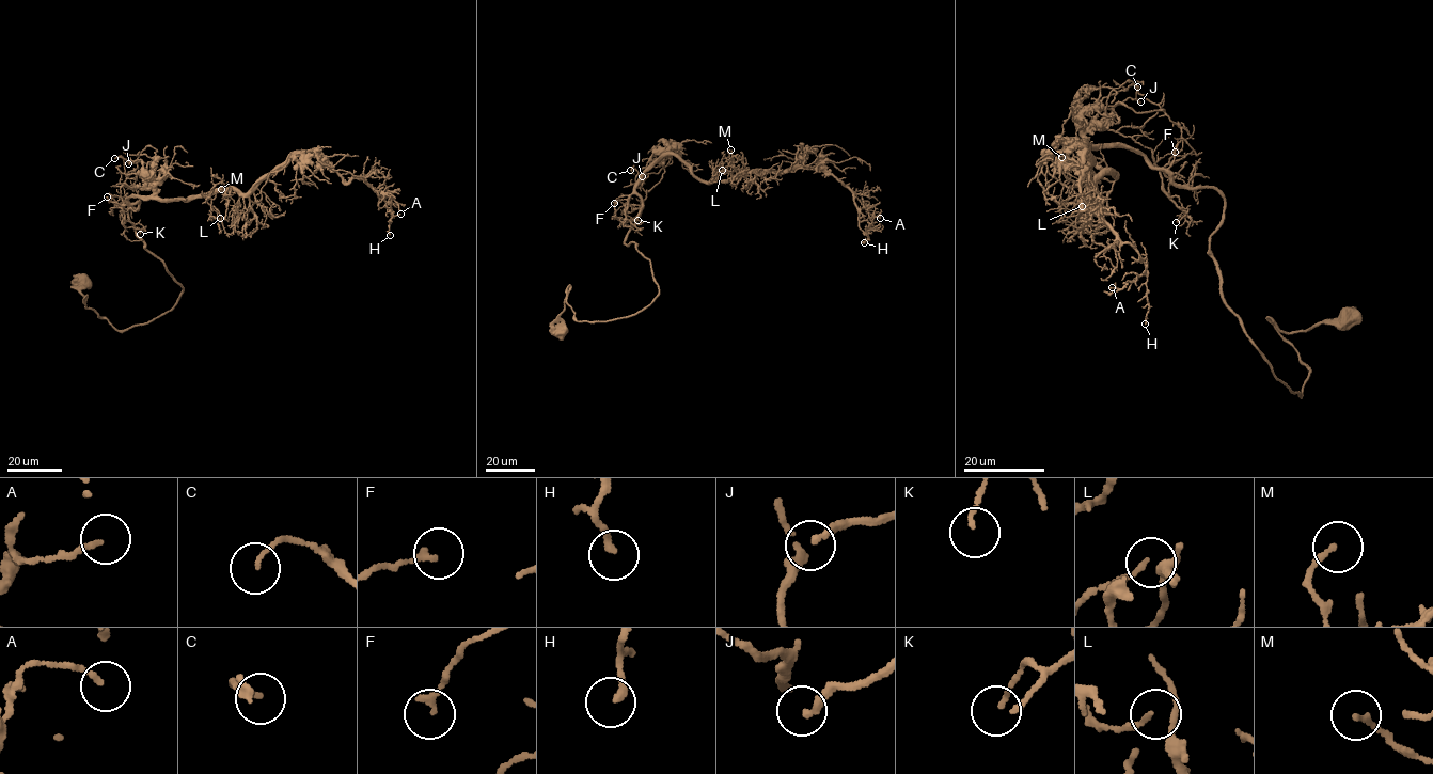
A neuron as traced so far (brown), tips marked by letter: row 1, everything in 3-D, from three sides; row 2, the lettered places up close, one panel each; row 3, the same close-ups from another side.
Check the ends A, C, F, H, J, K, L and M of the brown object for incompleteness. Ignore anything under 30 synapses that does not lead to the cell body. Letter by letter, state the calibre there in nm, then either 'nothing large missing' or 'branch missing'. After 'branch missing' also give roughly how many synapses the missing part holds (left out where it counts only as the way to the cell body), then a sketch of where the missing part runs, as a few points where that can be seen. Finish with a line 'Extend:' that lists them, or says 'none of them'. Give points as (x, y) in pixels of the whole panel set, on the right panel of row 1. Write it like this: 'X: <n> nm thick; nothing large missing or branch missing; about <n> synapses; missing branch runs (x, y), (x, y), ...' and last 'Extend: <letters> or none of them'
A: 130 nm thick; nothing large missing
C: 120 nm thick; nothing large missing
F: 170 nm thick; nothing large missing
H: 200 nm thick; nothing large missing
J: 150 nm thick; nothing large missing
K: 110 nm thick; nothing large missing
L: 80 nm thick; nothing large missing
M: 160 nm thick; nothing large missing
Extend: none of them

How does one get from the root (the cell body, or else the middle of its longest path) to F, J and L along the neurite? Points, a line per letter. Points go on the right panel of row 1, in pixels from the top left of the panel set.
F: (1351, 317), (1278, 332), (1309, 372), (1291, 393), (1223, 295), (1210, 237), (1224, 198), (1151, 167), (1175, 152)
J: (1351, 317), (1278, 332), (1309, 372), (1291, 393), (1223, 295), (1224, 198), (1084, 140), (1093, 90), (1140, 101)
L: (1351, 317), (1278, 332), (1309, 372), (1291, 393), (1223, 295), (1216, 190), (1090, 147), (1116, 177), (1082, 206)

